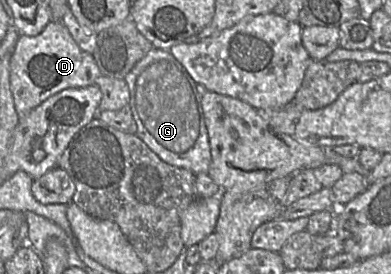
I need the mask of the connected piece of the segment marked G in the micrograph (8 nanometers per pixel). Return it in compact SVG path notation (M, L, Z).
M157 48L150 50L124 80L130 92L129 108L137 125L135 135L167 164L186 169L195 175L207 174L211 163L211 150L202 109L205 89L192 79L171 53Z

